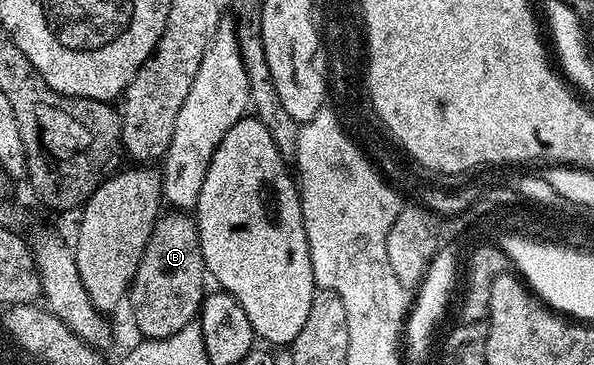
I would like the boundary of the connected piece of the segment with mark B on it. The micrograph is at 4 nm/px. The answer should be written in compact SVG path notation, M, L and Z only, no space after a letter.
M186 210L163 211L154 223L148 246L144 246L140 266L136 266L134 281L130 284L128 293L128 308L130 304L131 310L134 311L134 324L139 332L137 335L147 340L172 338L172 334L184 330L184 326L195 323L202 311L206 284L208 285L208 273L204 254L200 250L197 219Z

